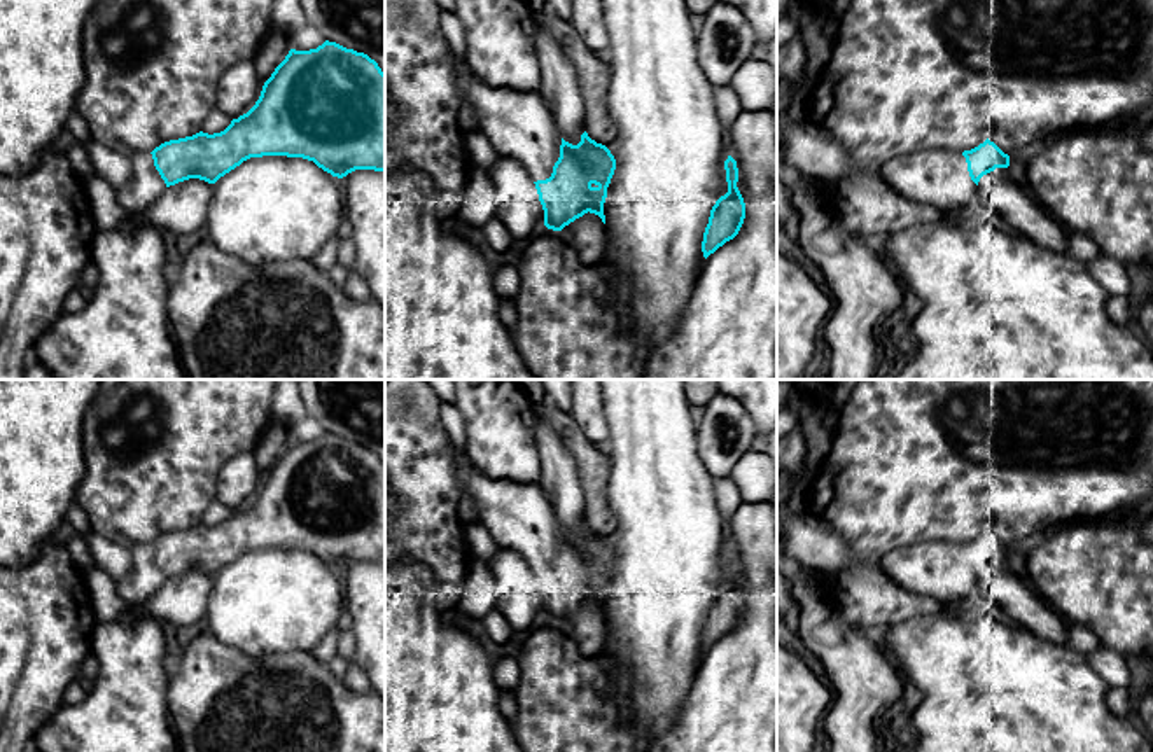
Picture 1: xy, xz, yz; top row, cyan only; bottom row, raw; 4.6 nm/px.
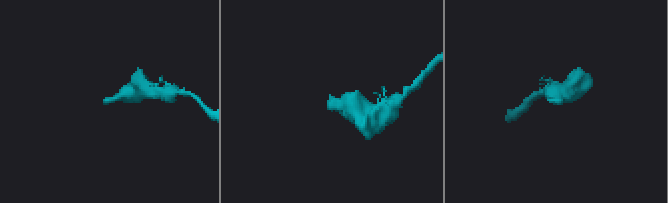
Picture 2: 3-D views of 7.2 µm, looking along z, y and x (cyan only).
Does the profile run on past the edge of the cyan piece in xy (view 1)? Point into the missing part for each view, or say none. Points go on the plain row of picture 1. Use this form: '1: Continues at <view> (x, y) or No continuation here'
1: Continues at xy (146, 579)

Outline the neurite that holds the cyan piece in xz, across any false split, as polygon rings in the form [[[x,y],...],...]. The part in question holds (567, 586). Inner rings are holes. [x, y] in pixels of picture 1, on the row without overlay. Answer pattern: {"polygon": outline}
{"polygon": [[[450,446],[462,495],[472,495],[479,523],[497,546],[520,554],[534,572],[544,617],[562,623],[588,603],[605,616],[604,595],[616,561],[611,542],[586,523],[577,537],[565,533],[539,484],[493,481],[472,467],[462,448]]]}

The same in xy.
{"polygon": [[[329,432],[310,442],[290,441],[264,474],[255,497],[233,511],[224,523],[213,526],[199,523],[192,528],[164,533],[152,544],[131,546],[131,574],[115,581],[117,593],[129,605],[143,605],[170,577],[189,570],[215,575],[243,553],[262,547],[303,549],[338,570],[355,561],[385,563],[385,465],[378,455],[364,444]]]}

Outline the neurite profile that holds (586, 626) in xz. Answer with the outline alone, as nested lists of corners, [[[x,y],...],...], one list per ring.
[[[584,605],[560,623],[584,656],[598,656],[605,649],[605,617],[595,605]]]

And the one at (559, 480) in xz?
[[[534,404],[534,420],[535,444],[541,455],[541,479],[537,484],[551,502],[560,528],[577,537],[584,525],[584,497],[576,460],[555,428],[542,418],[539,404]]]

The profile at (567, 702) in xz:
[[[542,621],[520,647],[518,715],[513,733],[523,752],[644,752],[618,694],[619,666],[607,654],[584,656],[560,623]]]

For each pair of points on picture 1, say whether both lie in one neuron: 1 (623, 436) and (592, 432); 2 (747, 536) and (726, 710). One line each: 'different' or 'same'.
1: different
2: same

